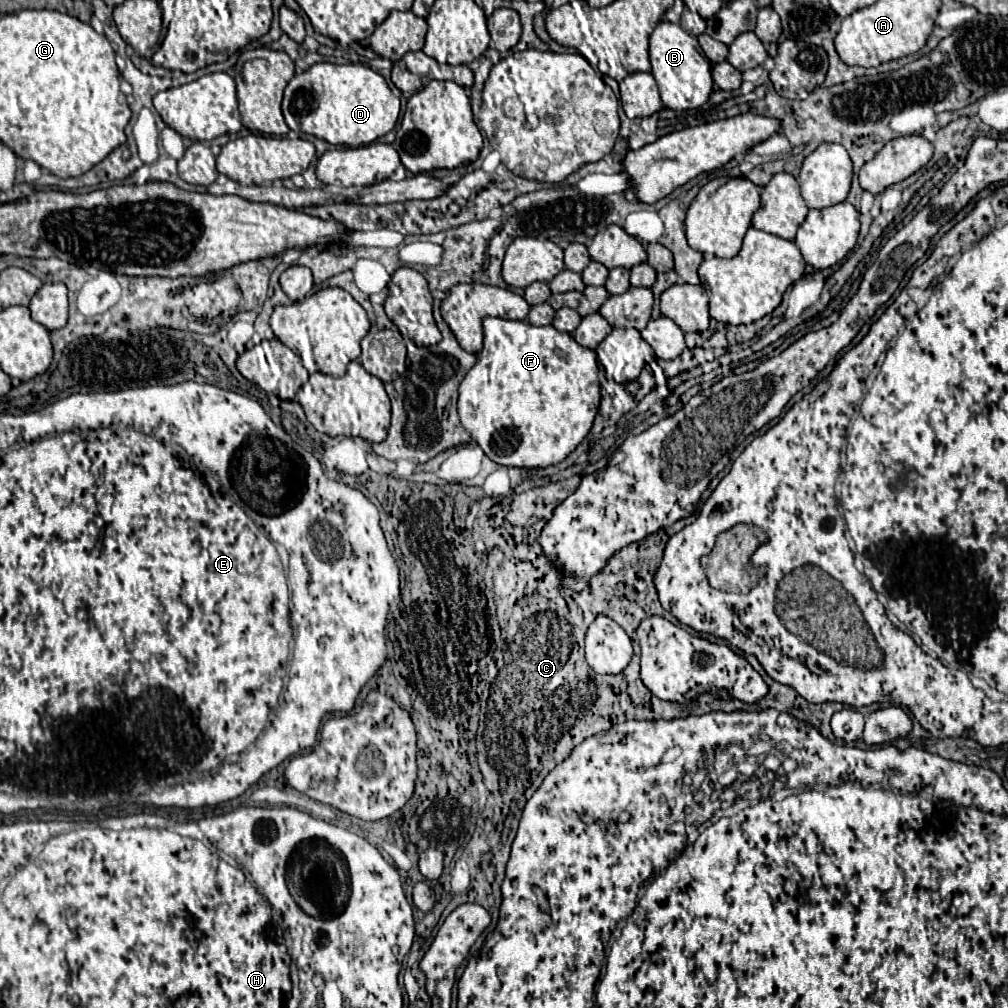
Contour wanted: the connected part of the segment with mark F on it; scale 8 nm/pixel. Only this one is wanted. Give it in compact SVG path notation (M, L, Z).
M486 317L482 323L484 349L458 389L458 413L464 429L498 465L532 469L560 463L588 435L600 407L596 353L578 345L570 333L560 333L552 325L536 327L528 321L500 317Z

